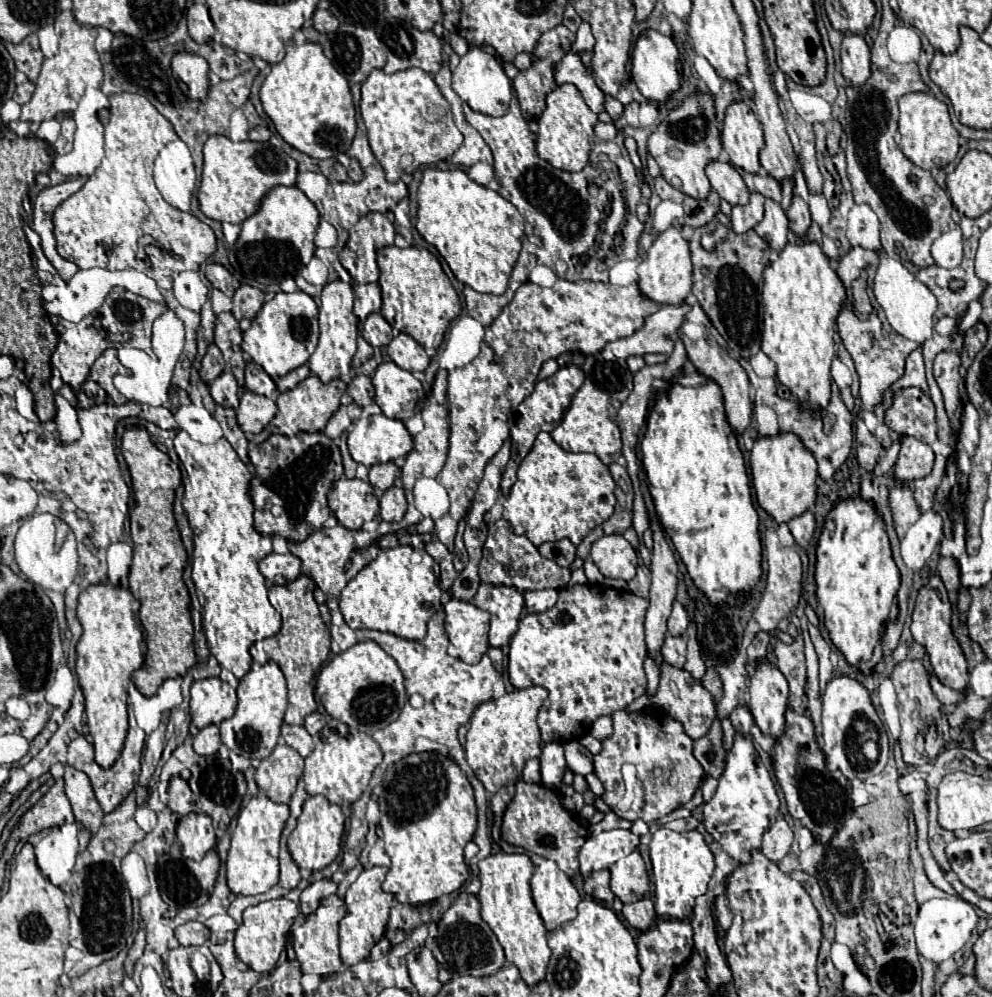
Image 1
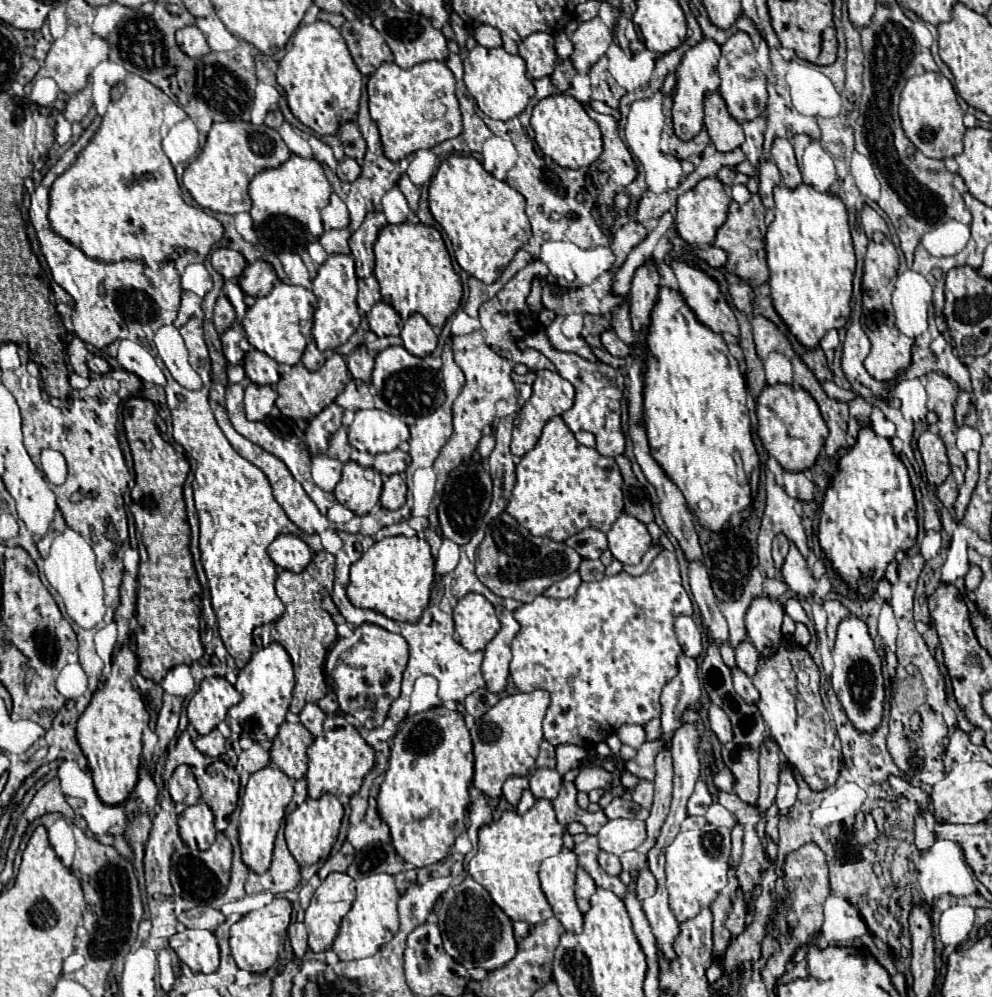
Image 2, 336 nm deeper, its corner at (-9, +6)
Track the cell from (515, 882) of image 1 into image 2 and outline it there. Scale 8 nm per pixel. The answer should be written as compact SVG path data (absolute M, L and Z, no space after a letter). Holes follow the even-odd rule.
M537 799L525 815L519 815L515 809L503 811L497 821L491 821L479 829L477 853L469 861L467 873L489 891L493 901L511 921L529 921L531 925L545 921L553 913L547 897L543 897L537 871L545 857L553 857L563 849L565 833L567 827L557 821L553 805L547 799Z

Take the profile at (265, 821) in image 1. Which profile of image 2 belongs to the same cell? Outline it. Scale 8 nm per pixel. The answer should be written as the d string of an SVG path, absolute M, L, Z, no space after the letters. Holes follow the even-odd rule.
M267 765L267 769L259 769L249 777L241 799L241 817L239 817L239 843L243 853L243 863L255 871L265 873L271 865L273 841L279 831L279 825L285 817L285 807L293 797L293 779L287 777L281 769L269 769L275 765Z

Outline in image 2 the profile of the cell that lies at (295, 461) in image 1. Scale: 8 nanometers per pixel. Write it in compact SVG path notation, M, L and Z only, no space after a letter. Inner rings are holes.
M331 403L325 407L307 427L305 431L305 445L309 451L325 451L329 447L329 435L333 435L341 427L343 419L343 407L337 403Z

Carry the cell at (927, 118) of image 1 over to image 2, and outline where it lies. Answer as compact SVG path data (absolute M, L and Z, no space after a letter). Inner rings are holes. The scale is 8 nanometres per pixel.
M925 71L919 75L913 75L903 91L901 91L901 103L899 103L899 117L903 131L907 139L927 157L931 159L947 159L955 157L963 151L963 111L957 103L957 93L947 77L941 73Z

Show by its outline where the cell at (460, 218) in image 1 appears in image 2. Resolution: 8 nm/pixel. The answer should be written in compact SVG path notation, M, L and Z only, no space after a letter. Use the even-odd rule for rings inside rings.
M449 155L441 161L429 185L429 207L435 221L451 239L461 269L483 283L493 283L531 237L525 197L505 181L495 179L469 155Z

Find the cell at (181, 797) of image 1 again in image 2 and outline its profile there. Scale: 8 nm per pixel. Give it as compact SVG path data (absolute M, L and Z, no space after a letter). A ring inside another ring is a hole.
M179 765L167 783L167 790L175 803L195 805L199 801L199 787L189 765Z

